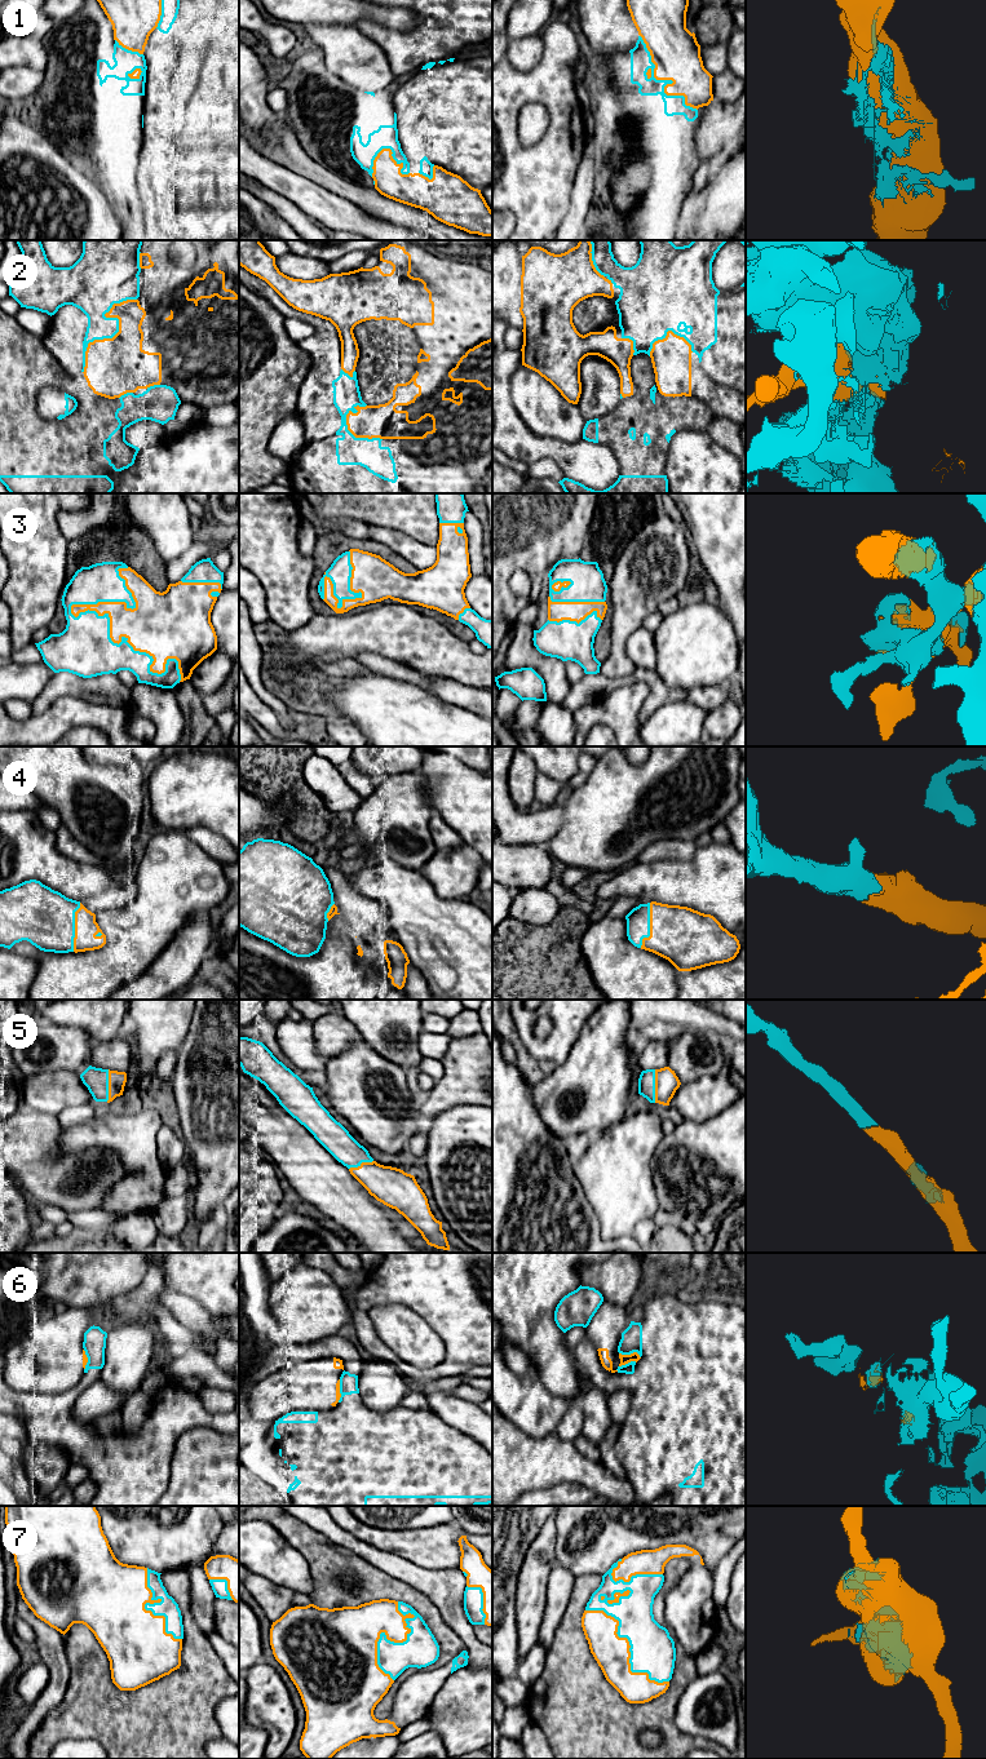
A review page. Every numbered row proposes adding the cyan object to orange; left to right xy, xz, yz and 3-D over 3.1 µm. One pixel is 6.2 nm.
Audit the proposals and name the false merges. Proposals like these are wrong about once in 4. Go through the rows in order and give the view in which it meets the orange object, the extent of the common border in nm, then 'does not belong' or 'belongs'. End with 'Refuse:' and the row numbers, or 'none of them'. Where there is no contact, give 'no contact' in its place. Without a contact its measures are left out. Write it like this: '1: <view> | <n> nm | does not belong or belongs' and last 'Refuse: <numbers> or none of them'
1: yz | 600 nm | does not belong
2: xy | 550 nm | does not belong
3: xy | 850 nm | belongs
4: xy | 300 nm | belongs
5: yz | 200 nm | belongs
6: xz | 140 nm | does not belong
7: xz | 500 nm | belongs
Refuse: 1, 2, 6

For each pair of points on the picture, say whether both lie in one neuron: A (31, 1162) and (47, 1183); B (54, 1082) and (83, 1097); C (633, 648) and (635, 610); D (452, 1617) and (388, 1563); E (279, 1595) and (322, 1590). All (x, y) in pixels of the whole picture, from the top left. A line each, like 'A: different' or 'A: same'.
A: same
B: same
C: different
D: same
E: different

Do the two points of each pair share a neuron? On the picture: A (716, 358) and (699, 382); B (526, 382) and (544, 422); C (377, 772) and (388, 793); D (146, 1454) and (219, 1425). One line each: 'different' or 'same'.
A: different
B: same
C: different
D: same

